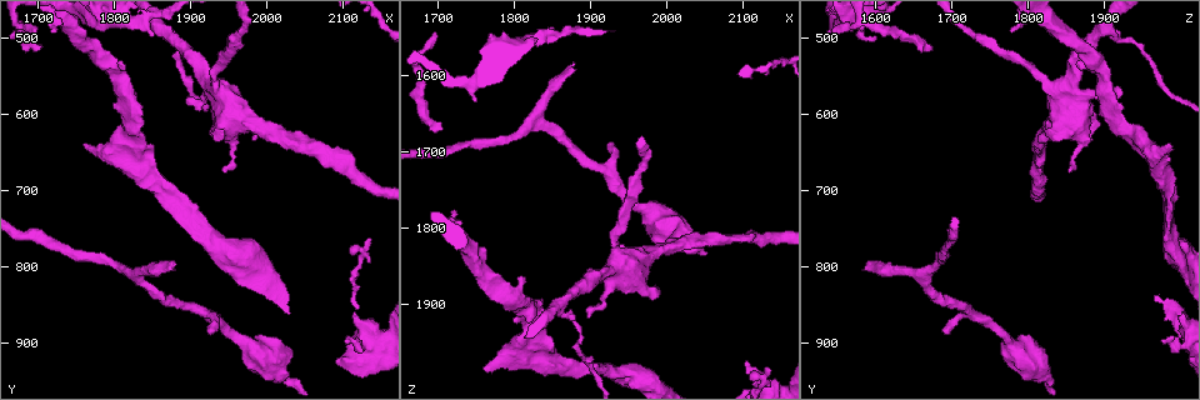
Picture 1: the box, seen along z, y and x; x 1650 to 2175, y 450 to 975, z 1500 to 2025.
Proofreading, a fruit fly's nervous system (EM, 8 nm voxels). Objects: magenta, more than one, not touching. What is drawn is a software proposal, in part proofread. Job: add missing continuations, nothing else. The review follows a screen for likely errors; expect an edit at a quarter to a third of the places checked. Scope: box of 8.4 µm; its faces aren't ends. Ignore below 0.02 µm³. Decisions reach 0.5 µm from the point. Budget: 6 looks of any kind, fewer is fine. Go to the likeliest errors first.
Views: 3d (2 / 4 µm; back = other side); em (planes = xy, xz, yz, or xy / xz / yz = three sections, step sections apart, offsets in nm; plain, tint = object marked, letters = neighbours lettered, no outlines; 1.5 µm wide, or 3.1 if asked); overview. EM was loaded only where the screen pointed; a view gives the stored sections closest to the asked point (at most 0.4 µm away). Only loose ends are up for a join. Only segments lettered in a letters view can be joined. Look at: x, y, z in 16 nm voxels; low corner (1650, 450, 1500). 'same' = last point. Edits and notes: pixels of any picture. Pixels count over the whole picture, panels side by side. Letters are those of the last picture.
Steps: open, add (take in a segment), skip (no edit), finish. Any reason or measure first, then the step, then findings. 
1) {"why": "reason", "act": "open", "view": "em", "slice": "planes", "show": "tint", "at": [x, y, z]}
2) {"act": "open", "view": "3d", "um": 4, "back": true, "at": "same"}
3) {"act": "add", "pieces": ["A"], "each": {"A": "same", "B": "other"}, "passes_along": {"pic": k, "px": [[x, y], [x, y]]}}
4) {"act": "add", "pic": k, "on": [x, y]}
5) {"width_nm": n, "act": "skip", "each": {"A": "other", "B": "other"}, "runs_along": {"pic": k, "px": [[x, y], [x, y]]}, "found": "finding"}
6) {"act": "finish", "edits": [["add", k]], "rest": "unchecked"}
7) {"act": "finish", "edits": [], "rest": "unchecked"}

{"why": "branch stops here", "act": "open", "view": "3d", "um": 4, "back": true, "at": [1875, 795, 1585]}

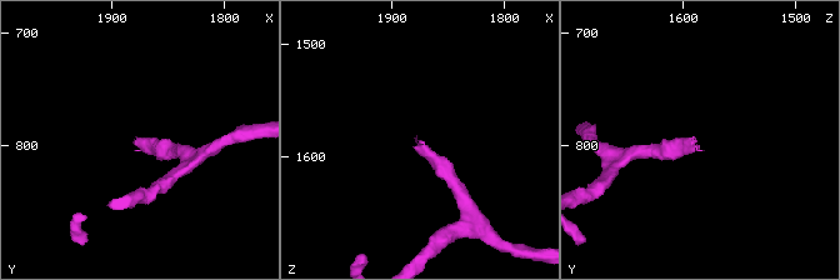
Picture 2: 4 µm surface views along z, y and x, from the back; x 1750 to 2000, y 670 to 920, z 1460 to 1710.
{"act": "open", "view": "em", "slice": "yz", "step": 8, "show": "letters", "at": [1876, 794, 1590]}

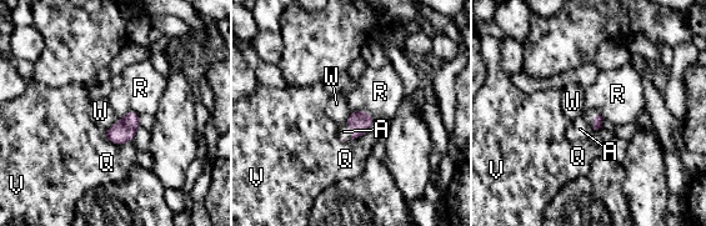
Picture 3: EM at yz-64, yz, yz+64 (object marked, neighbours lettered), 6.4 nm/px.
{"act": "add", "pieces": ["A"], "each": {"A": "same", "Q": "other", "R": "other", "V": "other", "W": "other"}, "passes_along": {"pic": 3, "px": [[597, 121], [594, 121], [580, 129]]}, "found": "the cell continues"}

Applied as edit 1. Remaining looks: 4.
{"act": "open", "view": "overview"}

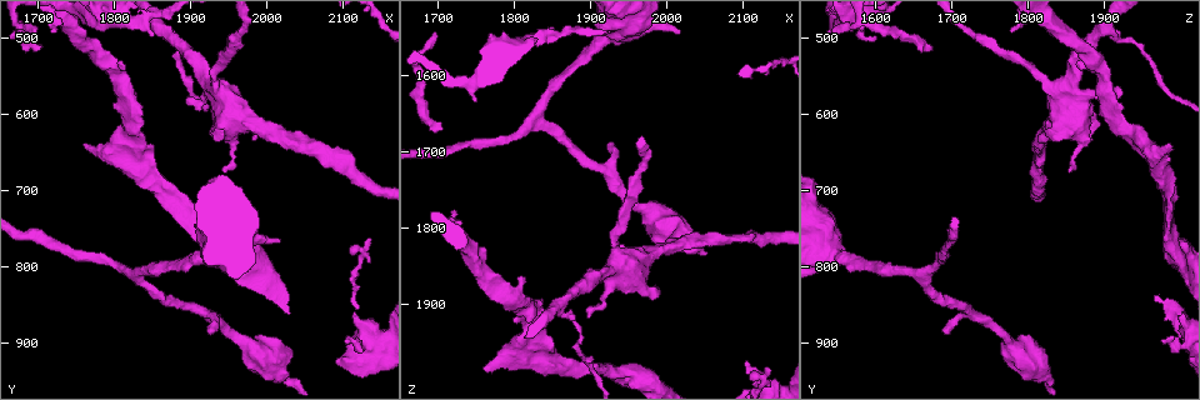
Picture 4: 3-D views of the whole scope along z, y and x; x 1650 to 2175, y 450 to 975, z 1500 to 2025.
{"why": "branch stops here", "act": "open", "view": "3d", "um": 4, "at": [1695, 495, 1545]}

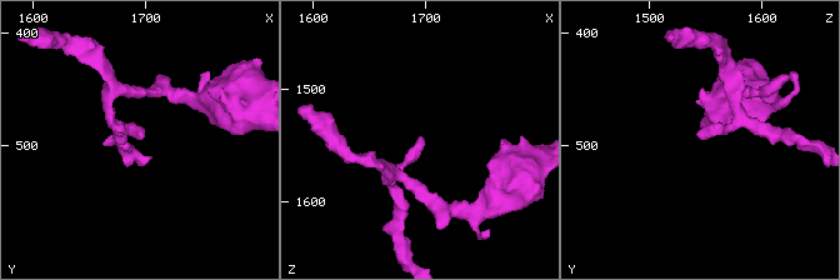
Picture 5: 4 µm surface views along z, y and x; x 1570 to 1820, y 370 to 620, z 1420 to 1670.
{"why": "need the tissue", "act": "open", "view": "em", "slice": "planes", "show": "letters", "at": [1694, 494, 1544]}

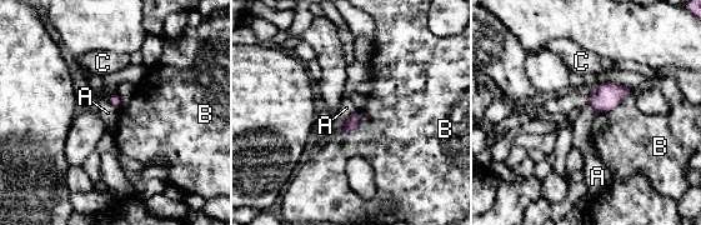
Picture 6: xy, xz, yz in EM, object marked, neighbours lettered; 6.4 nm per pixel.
{"act": "skip", "each": {"A": "other", "B": "other", "C": "other"}, "found": "no lettered segment goes on from it"}

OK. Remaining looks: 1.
{"act": "finish", "edits": [["add", 3]], "rest": "unchecked"}

